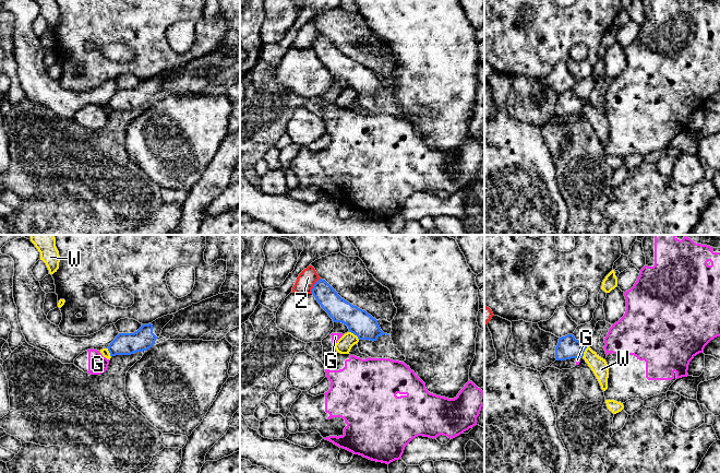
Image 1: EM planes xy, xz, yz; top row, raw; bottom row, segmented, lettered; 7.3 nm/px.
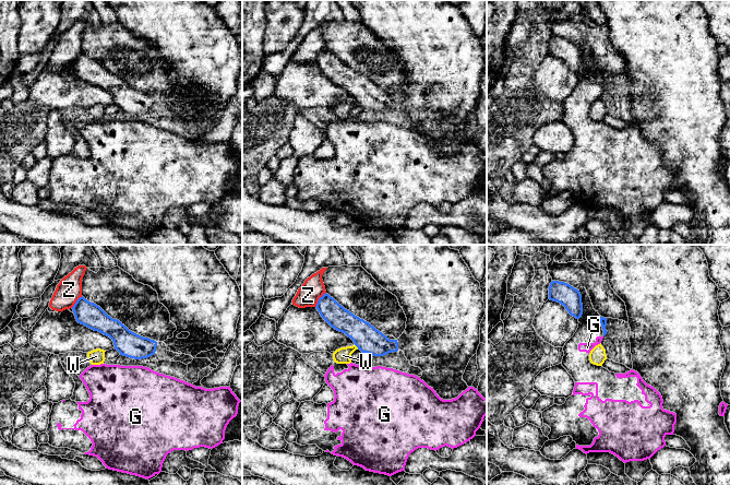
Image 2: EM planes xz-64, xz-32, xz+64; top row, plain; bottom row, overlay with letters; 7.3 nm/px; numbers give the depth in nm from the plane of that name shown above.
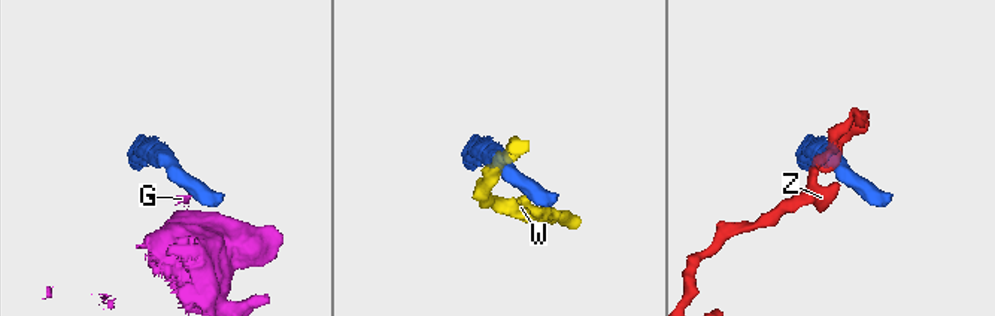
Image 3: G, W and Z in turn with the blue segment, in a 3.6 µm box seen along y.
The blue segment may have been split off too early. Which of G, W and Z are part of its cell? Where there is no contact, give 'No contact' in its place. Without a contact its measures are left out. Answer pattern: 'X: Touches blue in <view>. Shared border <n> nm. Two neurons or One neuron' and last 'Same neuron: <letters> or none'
G: Touches blue in yz. Shared border 30 nm. Two neurons
W: Touches blue in xz. Shared border 100 nm. Two neurons
Z: Touches blue in xz. Shared border 140 nm. Two neurons
Same neuron: none

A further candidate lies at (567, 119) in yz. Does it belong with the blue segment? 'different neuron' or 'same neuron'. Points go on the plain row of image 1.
different neuron

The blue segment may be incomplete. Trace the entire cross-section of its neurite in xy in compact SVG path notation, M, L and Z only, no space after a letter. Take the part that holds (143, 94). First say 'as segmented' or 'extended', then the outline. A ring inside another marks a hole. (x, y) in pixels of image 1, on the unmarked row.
extended; M167 70L156 74L152 79L142 80L134 88L119 88L107 103L110 111L131 110L151 104L156 94L160 92L163 83L173 74L173 70Z

